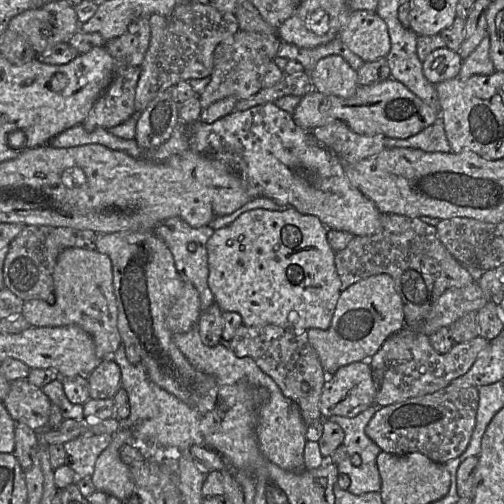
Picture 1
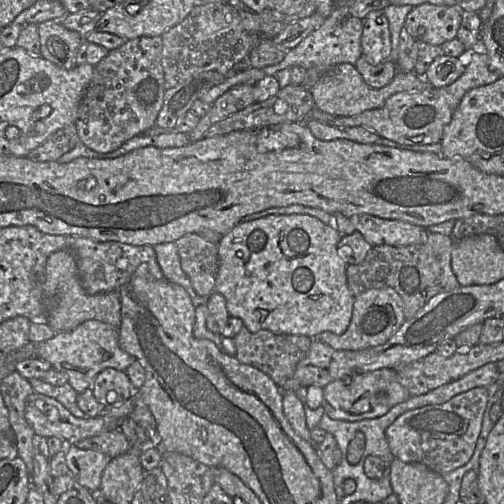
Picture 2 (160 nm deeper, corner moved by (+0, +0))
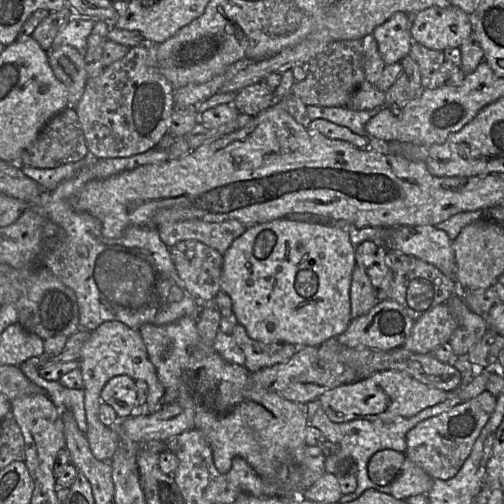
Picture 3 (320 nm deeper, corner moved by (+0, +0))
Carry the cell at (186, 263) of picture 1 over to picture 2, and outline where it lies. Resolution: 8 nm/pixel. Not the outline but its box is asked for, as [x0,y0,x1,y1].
[153,242,207,307]

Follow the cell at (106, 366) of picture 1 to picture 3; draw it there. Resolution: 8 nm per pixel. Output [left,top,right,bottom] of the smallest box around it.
[100,375,137,418]

